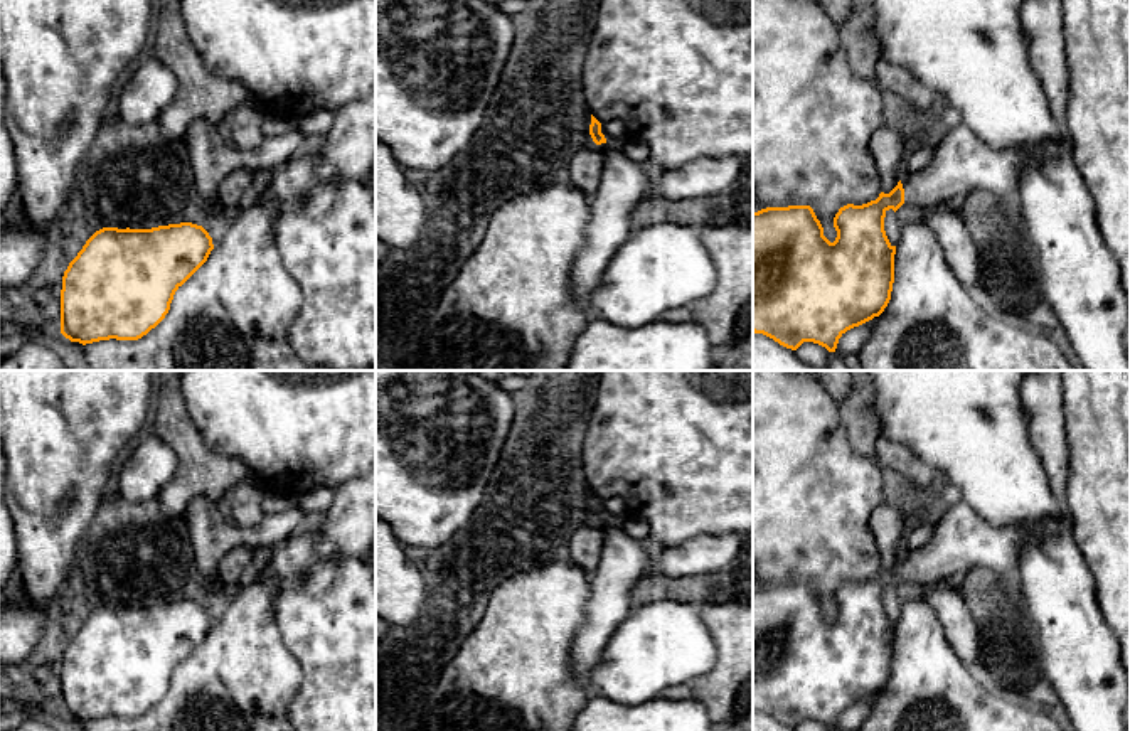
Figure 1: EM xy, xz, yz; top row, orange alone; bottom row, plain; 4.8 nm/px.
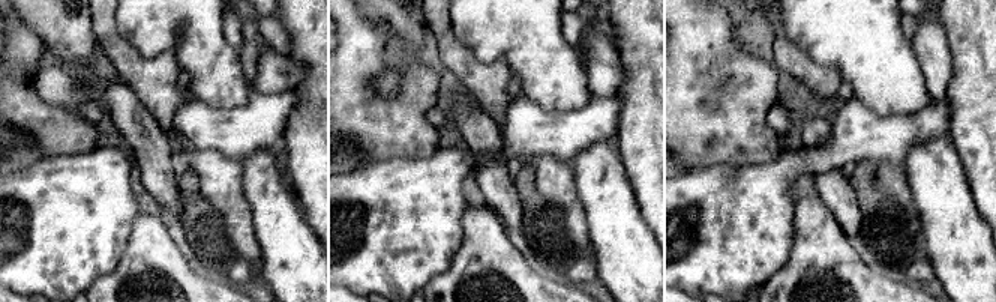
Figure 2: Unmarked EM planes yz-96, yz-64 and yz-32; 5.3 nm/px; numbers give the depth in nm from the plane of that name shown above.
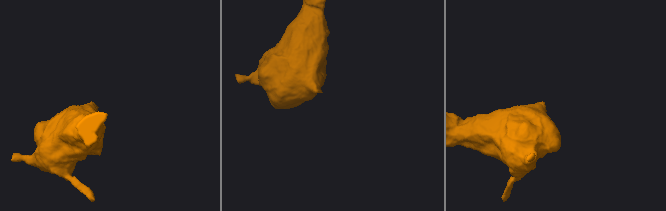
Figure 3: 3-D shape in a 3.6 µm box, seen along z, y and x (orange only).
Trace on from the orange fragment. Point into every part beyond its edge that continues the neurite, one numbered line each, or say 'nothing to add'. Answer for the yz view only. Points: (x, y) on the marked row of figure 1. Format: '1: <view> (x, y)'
1: yz (962, 162)

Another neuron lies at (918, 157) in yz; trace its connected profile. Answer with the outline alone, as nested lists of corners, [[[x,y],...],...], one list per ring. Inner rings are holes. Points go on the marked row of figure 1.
[[[919,143],[906,148],[903,175],[925,170],[933,158],[933,143]]]

